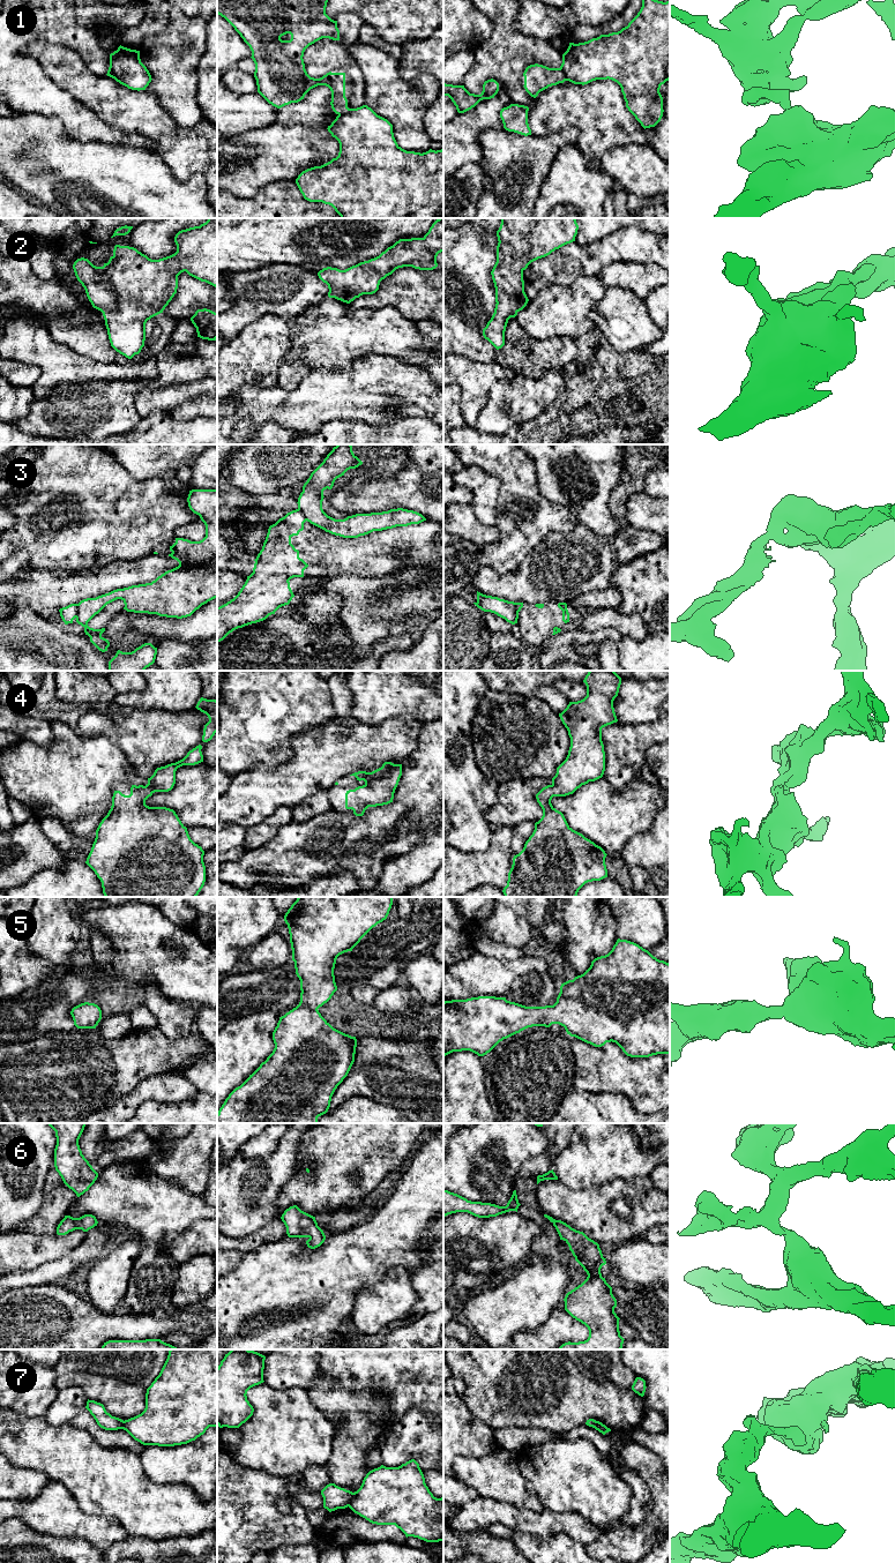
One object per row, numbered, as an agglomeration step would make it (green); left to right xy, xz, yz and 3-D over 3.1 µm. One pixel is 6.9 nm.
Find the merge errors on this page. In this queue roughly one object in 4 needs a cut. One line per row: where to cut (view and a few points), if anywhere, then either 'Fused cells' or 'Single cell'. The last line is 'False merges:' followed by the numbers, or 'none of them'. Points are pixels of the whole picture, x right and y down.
1: Split along yz (560, 67), (566, 80). Fused cells
2: No split. Single cell
3: Split along xy (77, 604), (77, 614), (75, 617). Fused cells
4: No split. Single cell
5: No split. Single cell
6: No split. Single cell
7: Split along xz (353, 1493), (348, 1505). Fused cells
False merges: 1, 3, 7

